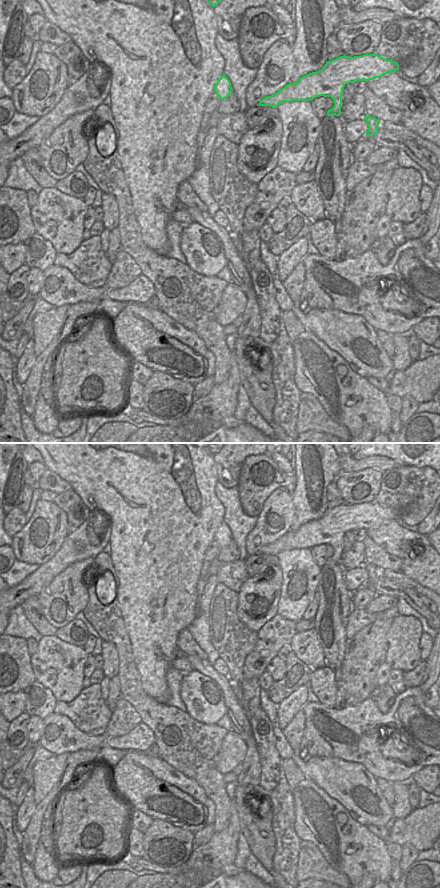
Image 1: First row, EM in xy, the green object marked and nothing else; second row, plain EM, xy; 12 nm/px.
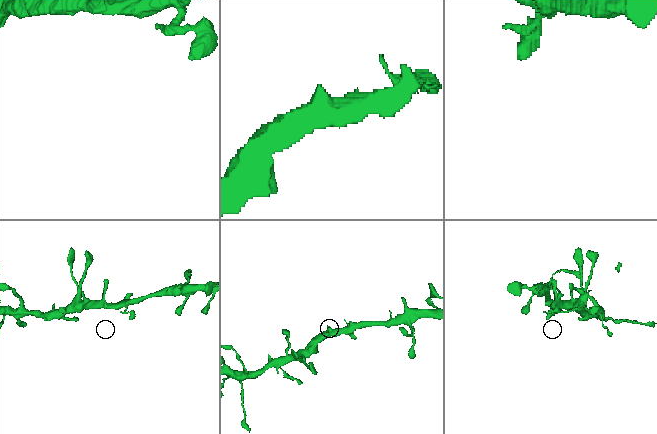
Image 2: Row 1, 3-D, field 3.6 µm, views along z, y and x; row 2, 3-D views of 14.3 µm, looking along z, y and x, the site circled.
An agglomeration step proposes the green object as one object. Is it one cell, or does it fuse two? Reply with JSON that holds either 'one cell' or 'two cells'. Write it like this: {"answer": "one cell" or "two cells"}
{"answer": "two cells"}

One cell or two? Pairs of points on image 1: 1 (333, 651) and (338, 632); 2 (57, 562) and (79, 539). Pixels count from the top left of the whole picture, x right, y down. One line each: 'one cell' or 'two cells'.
1: one cell
2: one cell

